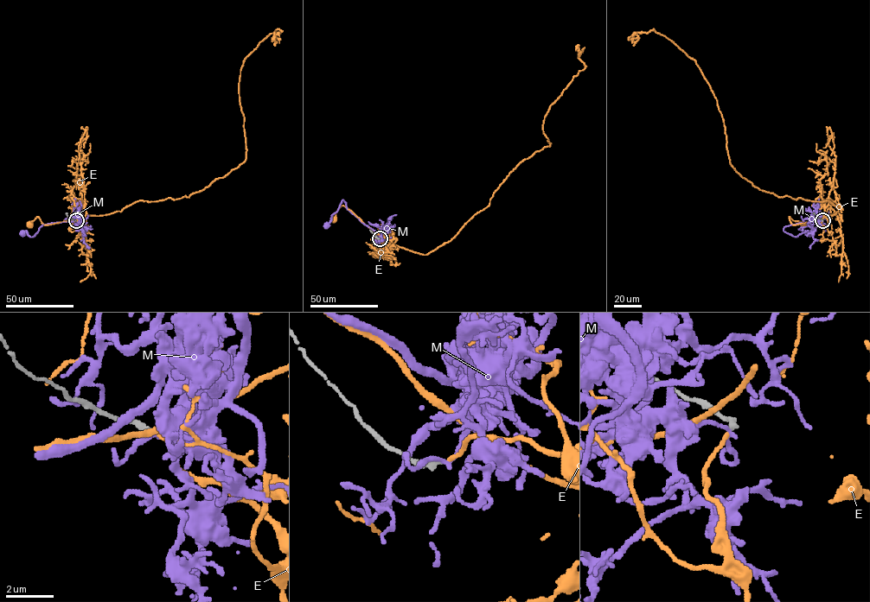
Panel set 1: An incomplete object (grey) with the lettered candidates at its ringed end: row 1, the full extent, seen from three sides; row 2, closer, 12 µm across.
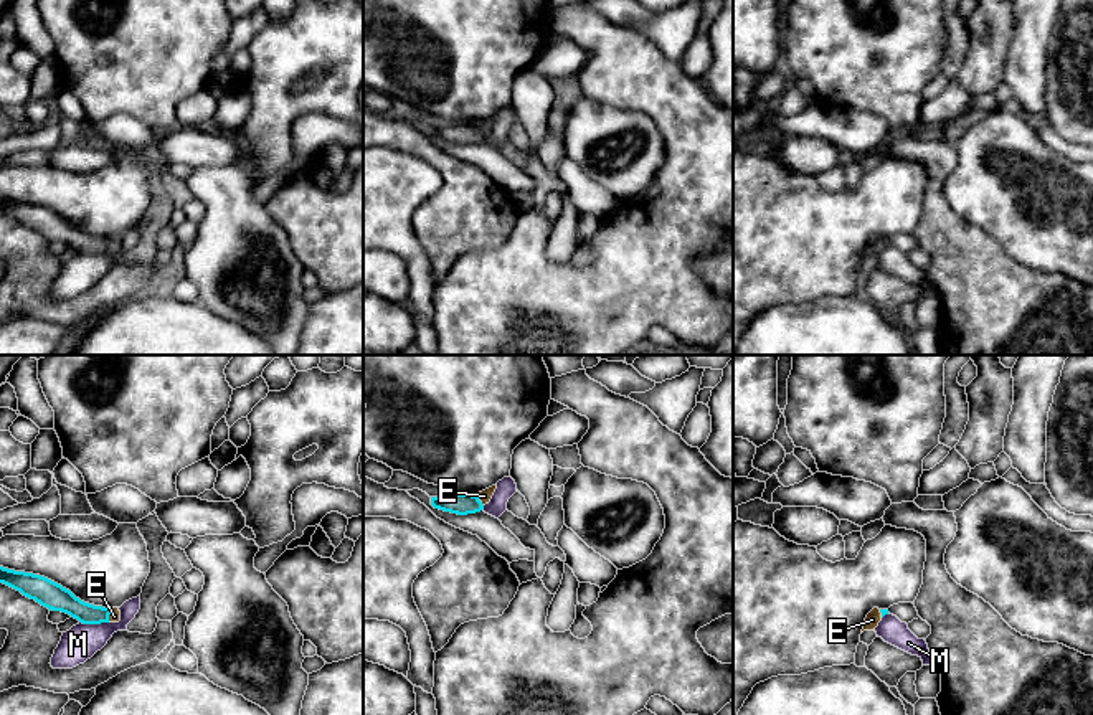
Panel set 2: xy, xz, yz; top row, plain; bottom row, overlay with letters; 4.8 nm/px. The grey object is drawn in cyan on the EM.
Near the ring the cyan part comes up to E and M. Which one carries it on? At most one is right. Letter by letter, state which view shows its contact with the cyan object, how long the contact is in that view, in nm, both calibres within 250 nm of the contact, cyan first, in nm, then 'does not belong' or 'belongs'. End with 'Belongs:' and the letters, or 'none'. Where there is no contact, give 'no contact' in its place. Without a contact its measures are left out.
E: contact in xz; length 70 nm; calibres 110 and 60 nm; belongs
M: contact in xy; length 140 nm; calibres 130 and 170 nm; does not belong
Belongs: E

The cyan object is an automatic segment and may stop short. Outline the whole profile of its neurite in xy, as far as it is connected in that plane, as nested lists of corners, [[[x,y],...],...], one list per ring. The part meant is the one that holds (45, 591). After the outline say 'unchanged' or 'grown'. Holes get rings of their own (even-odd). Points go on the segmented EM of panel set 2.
[[[0,566],[0,583],[35,599],[50,611],[61,611],[83,624],[119,623],[119,608],[102,608],[81,601],[61,585],[33,573],[15,571]]] | grown

